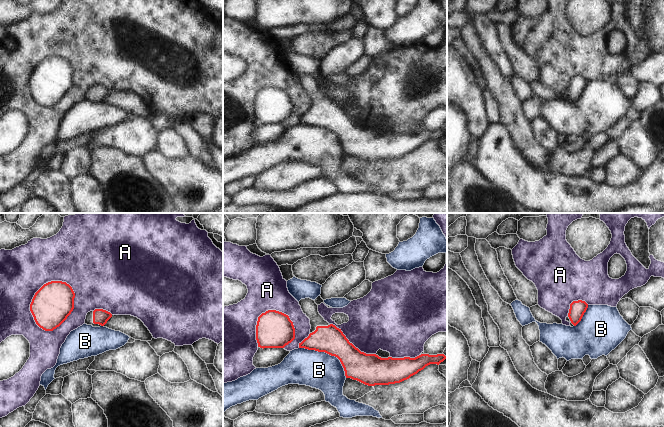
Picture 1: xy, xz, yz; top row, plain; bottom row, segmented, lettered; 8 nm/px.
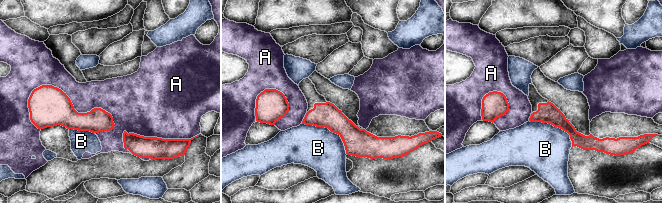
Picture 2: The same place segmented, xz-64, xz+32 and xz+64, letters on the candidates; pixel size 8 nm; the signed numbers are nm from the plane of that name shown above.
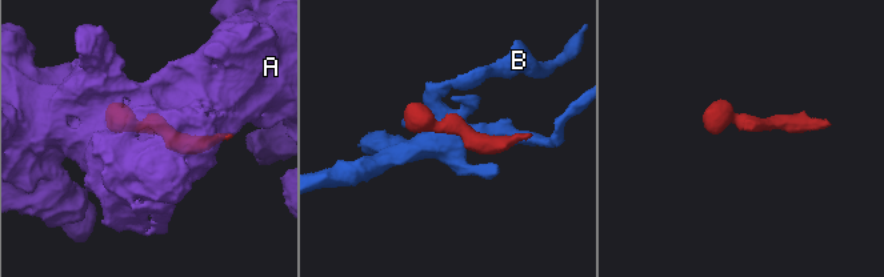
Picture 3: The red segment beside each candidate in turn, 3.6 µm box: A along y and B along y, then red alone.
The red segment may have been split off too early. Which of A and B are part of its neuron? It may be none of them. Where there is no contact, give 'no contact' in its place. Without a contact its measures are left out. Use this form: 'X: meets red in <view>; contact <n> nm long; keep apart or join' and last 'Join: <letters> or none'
A: meets red in xy; contact 440 nm long; keep apart
B: meets red in xz; contact 460 nm long; keep apart
Join: none

